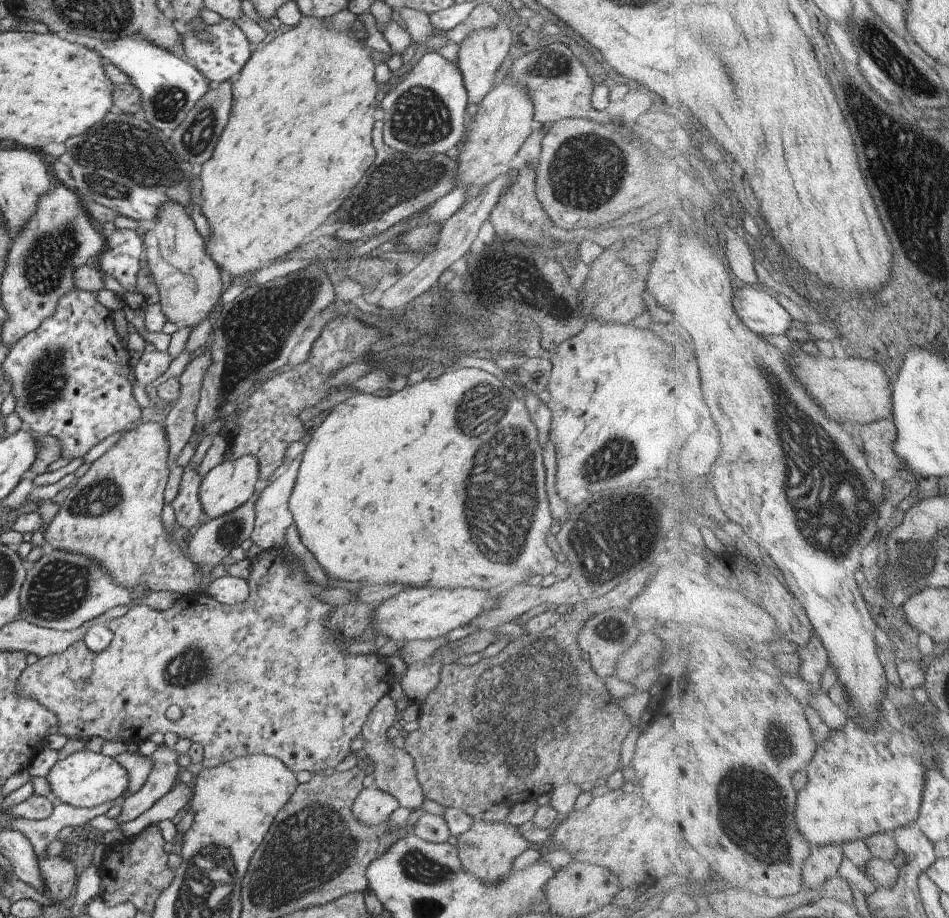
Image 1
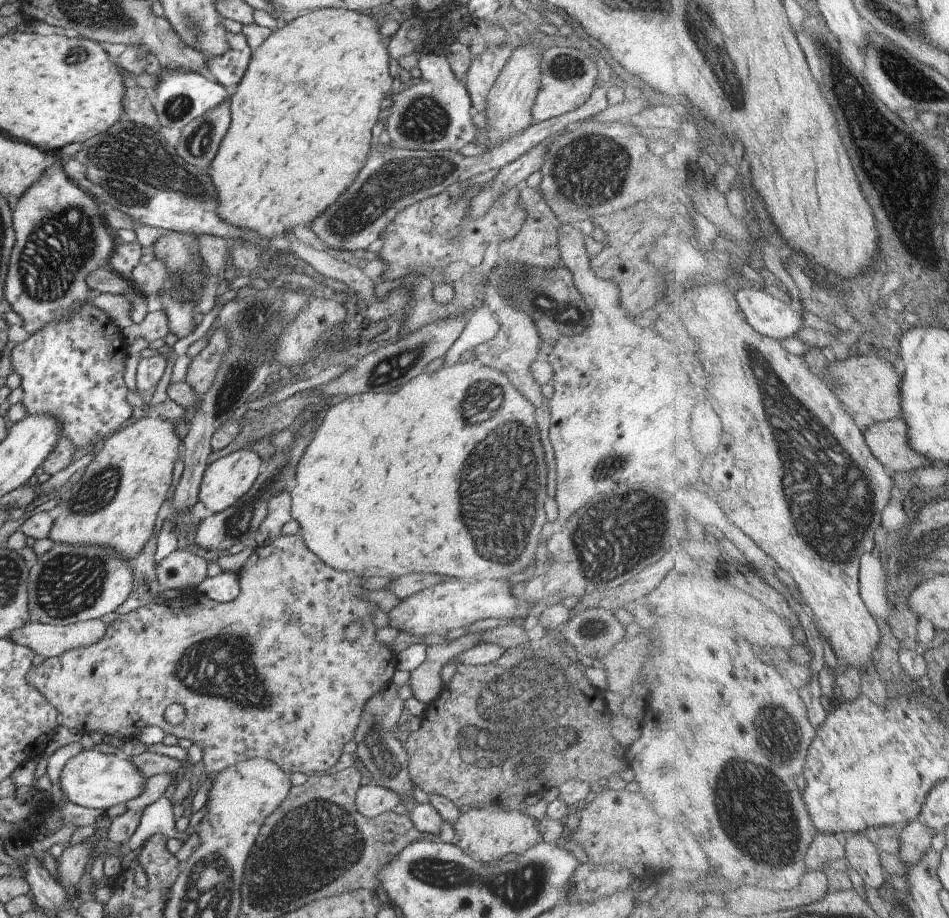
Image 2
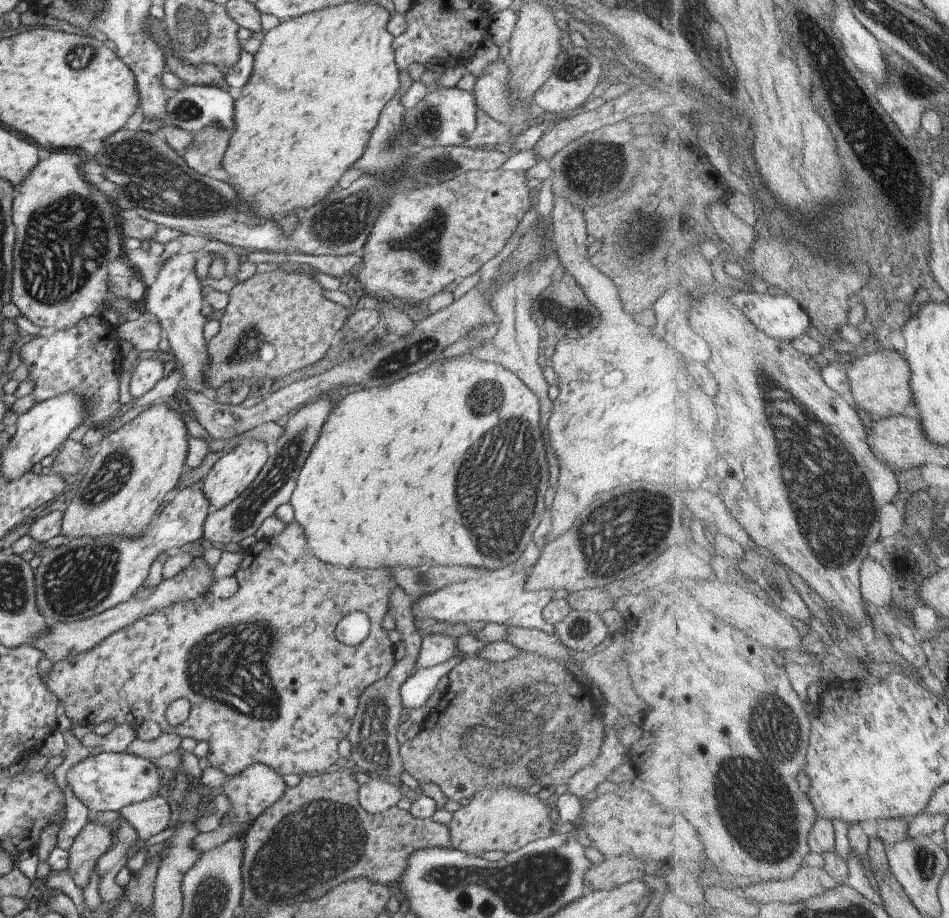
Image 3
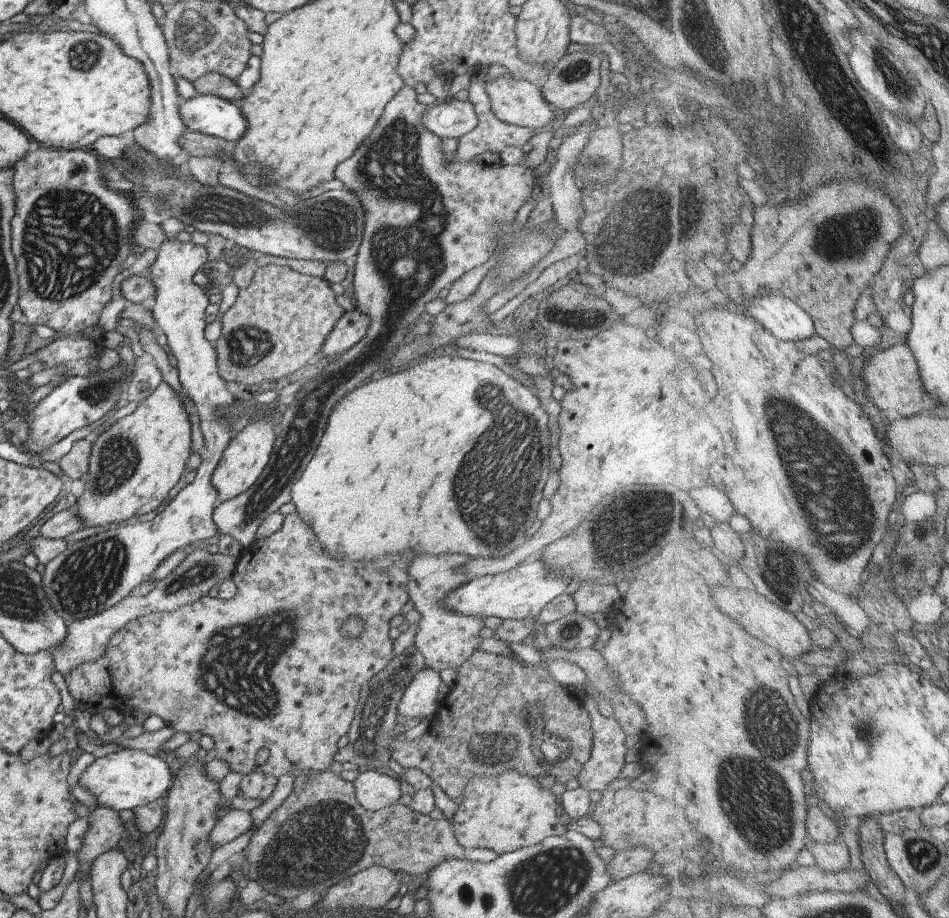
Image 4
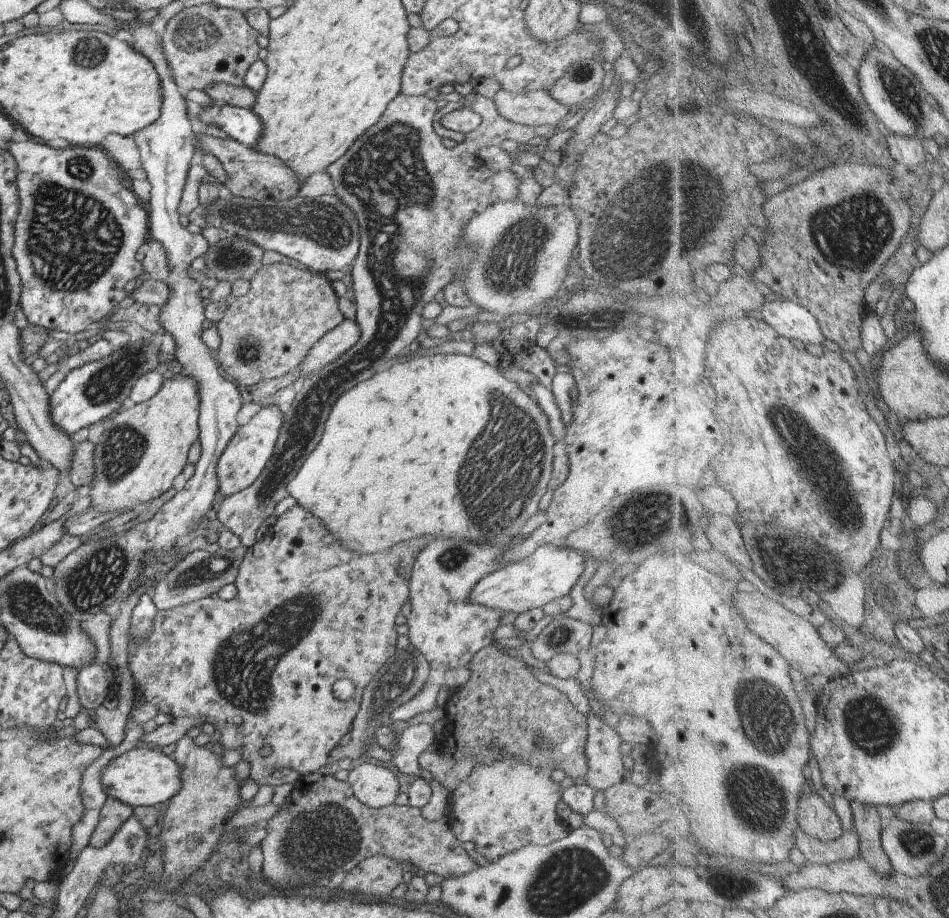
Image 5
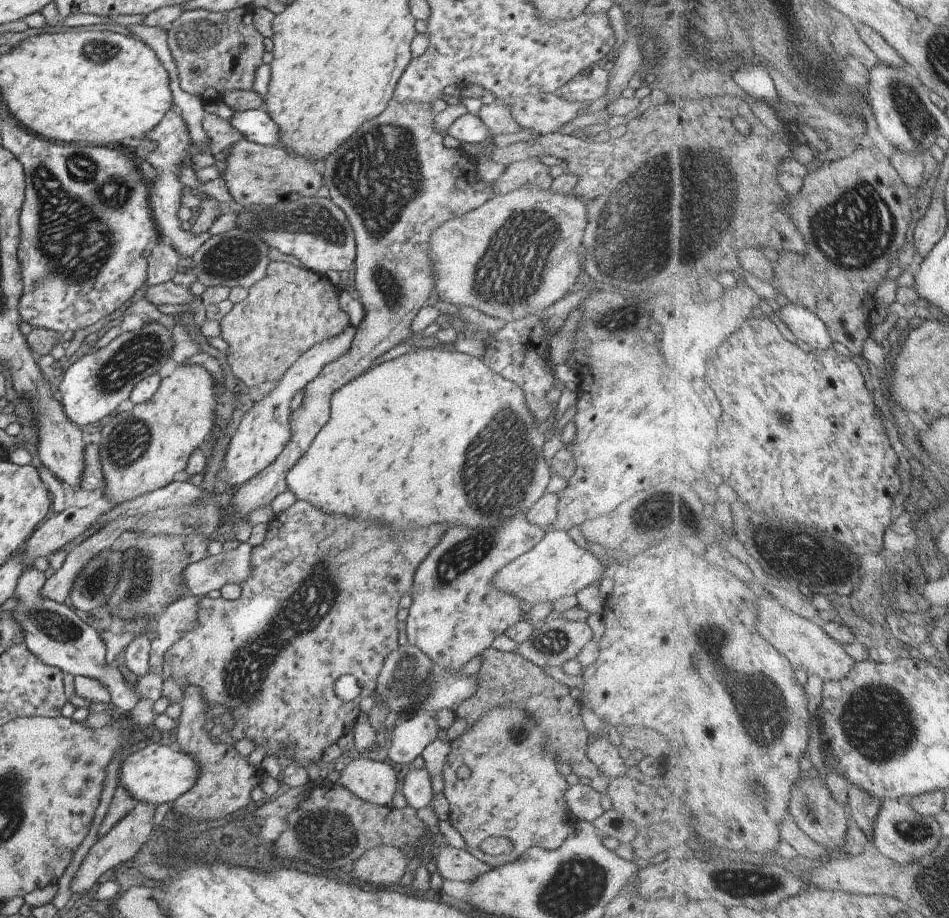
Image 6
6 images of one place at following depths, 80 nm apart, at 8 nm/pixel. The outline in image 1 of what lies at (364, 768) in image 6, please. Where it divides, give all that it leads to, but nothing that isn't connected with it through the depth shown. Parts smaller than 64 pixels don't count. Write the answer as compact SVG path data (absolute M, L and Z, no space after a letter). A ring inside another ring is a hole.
M372 786L359 792L352 803L351 812L357 822L374 827L385 823L397 807L398 802L392 796Z

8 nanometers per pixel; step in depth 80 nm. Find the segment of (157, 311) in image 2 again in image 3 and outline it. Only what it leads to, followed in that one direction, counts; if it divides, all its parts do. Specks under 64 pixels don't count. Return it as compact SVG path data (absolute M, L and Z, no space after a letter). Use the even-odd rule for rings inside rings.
M147 310L135 311L125 321L121 321L116 327L119 338L128 341L137 350L157 350L157 344L162 337L158 320Z

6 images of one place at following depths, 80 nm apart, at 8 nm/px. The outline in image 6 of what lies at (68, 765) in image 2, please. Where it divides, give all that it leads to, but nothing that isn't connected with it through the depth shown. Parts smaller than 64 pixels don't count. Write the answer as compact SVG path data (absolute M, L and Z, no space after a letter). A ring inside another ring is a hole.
M153 739L119 764L117 786L136 802L157 805L181 796L193 784L196 774L196 763L190 757L177 750L175 745L165 745Z

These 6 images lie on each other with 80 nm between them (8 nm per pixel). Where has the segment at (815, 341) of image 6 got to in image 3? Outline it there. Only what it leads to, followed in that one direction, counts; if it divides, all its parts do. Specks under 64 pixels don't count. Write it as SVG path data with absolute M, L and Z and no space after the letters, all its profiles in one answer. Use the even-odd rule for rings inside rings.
M753 290L741 291L736 305L766 335L780 341L803 336L811 326L807 312L793 295L771 296Z

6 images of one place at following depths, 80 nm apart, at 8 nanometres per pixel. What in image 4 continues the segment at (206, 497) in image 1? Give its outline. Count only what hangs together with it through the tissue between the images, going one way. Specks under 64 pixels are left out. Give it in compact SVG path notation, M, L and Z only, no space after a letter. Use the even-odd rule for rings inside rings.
M262 417L244 426L231 437L210 476L210 485L215 489L216 498L221 502L235 498L255 482L272 453L276 427L277 423L273 418Z

